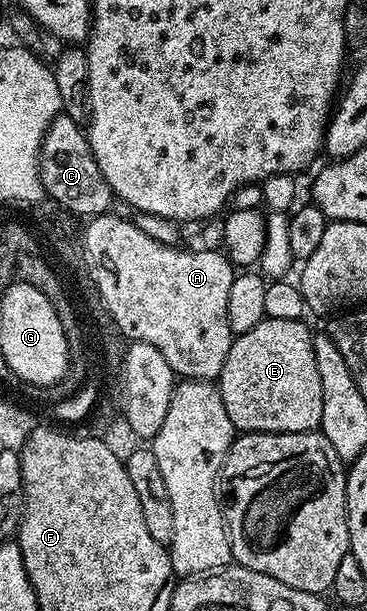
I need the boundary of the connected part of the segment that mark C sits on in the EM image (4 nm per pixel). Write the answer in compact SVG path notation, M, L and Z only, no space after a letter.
M65 112L58 113L57 118L47 127L39 155L39 175L45 188L45 197L50 201L58 201L78 218L100 217L110 212L109 204L114 204L113 189L107 179L103 179L99 163L95 163L86 130Z

